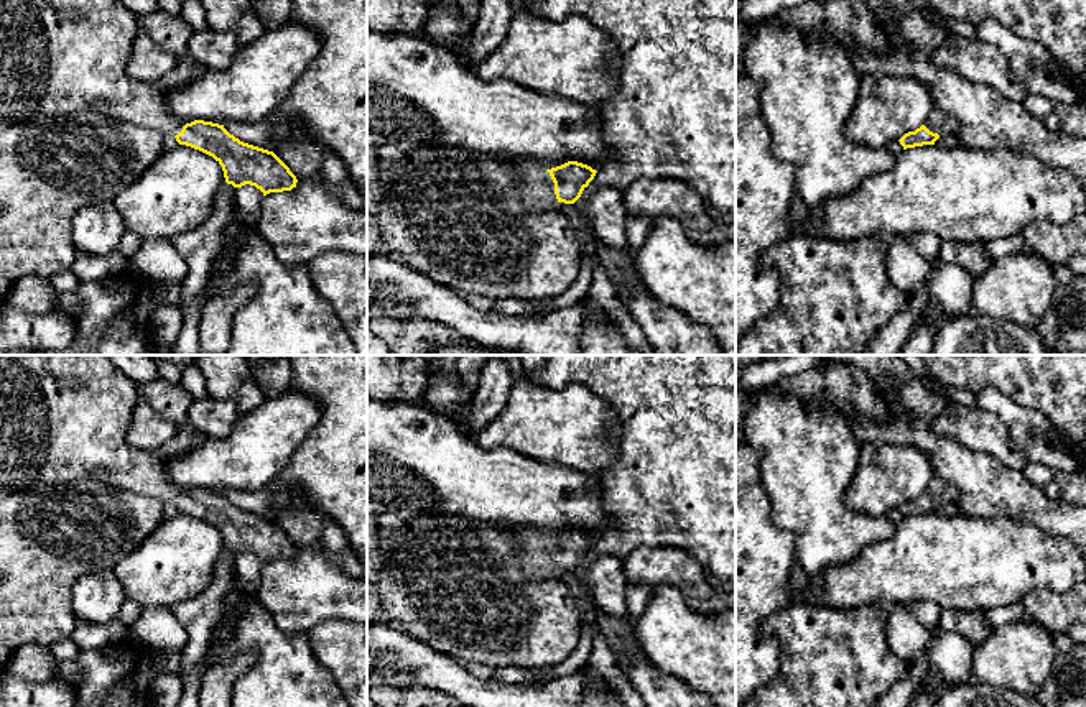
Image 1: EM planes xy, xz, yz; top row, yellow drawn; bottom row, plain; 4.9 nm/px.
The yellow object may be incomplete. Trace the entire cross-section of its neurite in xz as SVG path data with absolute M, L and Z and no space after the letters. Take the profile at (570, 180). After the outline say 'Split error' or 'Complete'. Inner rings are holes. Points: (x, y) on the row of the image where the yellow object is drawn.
M517 161L518 192L528 210L556 209L559 202L574 204L596 176L596 169L578 161L568 161L551 169L541 169L535 161Z. Split error

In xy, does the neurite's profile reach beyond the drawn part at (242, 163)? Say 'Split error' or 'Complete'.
Split error

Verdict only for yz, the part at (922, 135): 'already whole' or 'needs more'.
needs more

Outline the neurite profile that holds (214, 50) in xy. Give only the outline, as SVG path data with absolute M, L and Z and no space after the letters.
M209 26L194 31L188 41L191 58L206 69L212 71L227 69L232 64L239 48L240 46L235 35L216 31Z

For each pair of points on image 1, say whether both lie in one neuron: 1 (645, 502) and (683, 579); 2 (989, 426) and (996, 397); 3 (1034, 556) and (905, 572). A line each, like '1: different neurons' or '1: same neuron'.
1: different neurons
2: different neurons
3: same neuron

